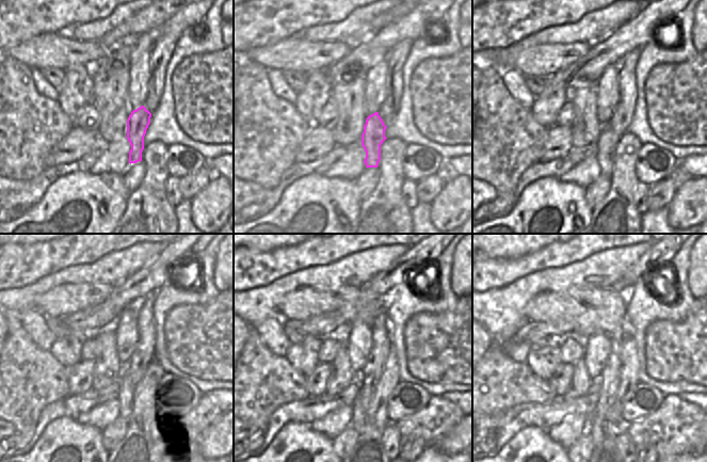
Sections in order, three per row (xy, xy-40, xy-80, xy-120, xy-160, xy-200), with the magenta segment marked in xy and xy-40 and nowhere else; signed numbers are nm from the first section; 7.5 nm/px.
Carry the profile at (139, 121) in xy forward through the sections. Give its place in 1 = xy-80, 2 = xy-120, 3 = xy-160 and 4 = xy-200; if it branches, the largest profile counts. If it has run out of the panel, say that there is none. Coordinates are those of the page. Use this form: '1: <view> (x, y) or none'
1: xy-80 (606, 144)
2: xy-120 (127, 387)
3: xy-160 (357, 421)
4: xy-200 (599, 429)

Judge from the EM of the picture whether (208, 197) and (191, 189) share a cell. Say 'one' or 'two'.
two

